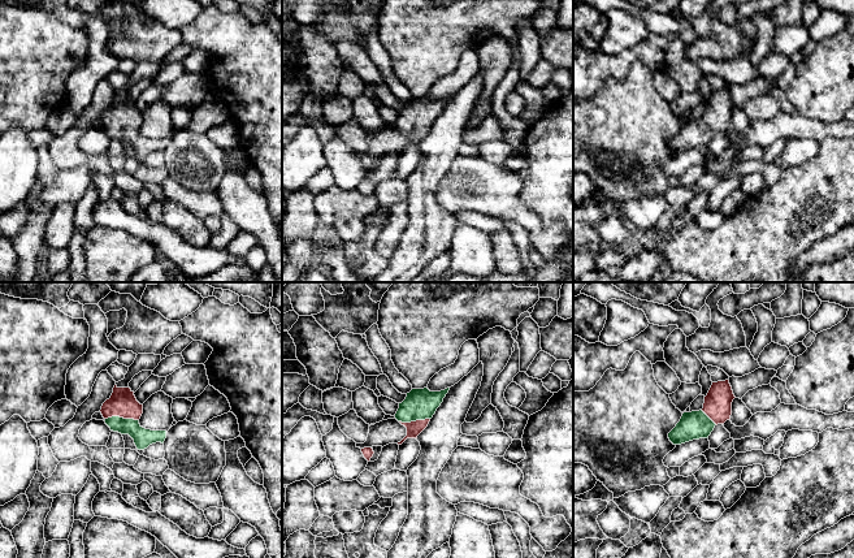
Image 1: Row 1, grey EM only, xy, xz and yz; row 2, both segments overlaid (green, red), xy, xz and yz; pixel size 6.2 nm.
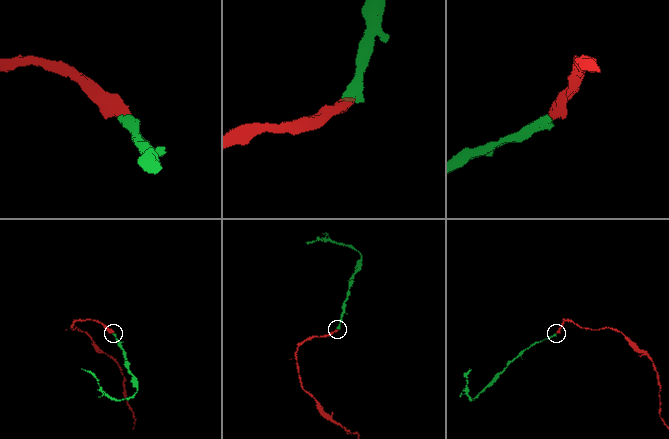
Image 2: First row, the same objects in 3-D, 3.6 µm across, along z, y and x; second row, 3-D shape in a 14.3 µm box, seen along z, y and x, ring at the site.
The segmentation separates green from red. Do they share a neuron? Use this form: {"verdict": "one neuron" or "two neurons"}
{"verdict": "one neuron"}

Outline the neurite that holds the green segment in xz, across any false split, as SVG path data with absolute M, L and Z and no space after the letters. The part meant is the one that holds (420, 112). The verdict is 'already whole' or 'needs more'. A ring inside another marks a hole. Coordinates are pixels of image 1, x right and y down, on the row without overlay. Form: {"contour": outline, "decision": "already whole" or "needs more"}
{"contour": "M424 96L412 98L407 101L406 108L399 112L395 122L395 127L407 137L407 144L398 153L402 153L407 147L417 147L428 135L448 99L450 96L441 100L430 100Z", "decision": "needs more"}

